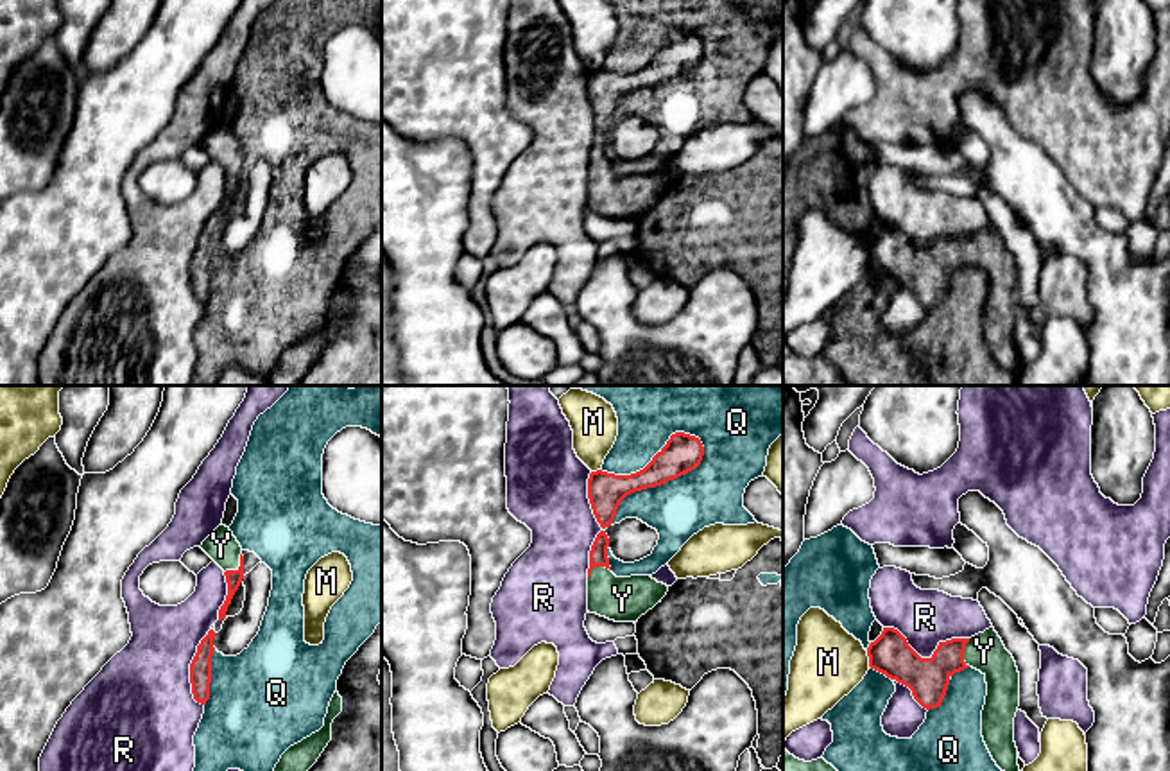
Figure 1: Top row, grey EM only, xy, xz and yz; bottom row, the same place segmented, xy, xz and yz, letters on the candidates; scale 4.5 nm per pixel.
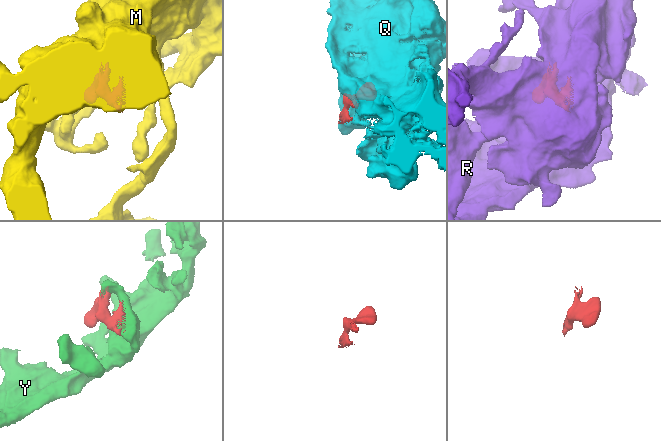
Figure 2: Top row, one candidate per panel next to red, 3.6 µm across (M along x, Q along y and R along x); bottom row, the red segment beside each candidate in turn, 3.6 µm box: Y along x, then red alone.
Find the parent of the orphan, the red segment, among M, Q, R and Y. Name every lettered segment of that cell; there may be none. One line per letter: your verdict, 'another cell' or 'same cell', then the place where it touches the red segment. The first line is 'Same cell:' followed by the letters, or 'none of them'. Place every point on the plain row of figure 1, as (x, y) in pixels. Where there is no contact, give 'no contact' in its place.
Same cell: Y
M: another cell; contact yz (869, 257)
Q: another cell; contact xz (660, 83)
R: another cell; contact xz (599, 121)
Y: same cell; contact xy (239, 165)

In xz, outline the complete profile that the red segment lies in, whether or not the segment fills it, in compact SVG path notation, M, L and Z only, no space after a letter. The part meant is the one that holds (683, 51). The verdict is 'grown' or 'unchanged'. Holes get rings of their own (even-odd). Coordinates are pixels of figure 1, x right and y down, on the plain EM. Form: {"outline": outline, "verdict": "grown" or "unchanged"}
{"outline": "M675 30L667 43L640 70L631 74L615 74L602 68L591 70L588 77L588 97L600 126L609 126L615 118L620 100L647 86L661 84L692 68L704 54L699 36Z", "verdict": "unchanged"}

